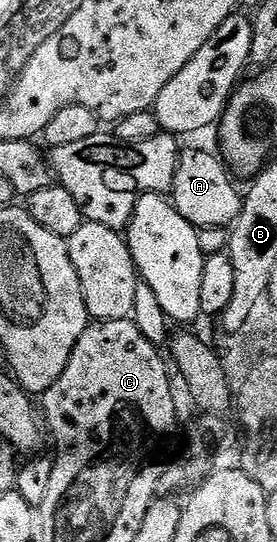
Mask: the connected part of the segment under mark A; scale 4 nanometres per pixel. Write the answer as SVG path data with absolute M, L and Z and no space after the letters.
M192 147L181 150L180 159L176 163L176 172L170 198L172 206L186 217L195 227L226 227L231 228L244 204L241 188L232 184L233 176L219 154L211 155L208 151L199 151Z

